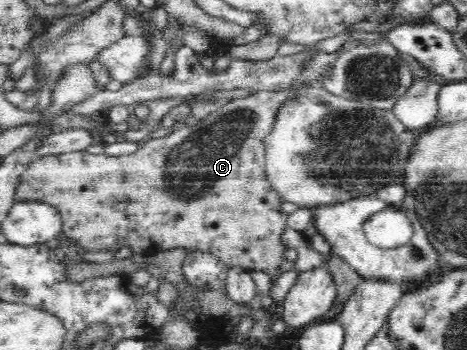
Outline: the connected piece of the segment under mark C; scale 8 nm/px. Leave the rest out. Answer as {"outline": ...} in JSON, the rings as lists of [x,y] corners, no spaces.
{"outline":[[[331,62],[318,76],[312,80],[299,84],[296,88],[289,86],[285,89],[278,90],[259,90],[253,91],[251,95],[245,98],[237,98],[225,104],[217,111],[203,117],[198,123],[193,125],[183,124],[173,129],[172,133],[161,138],[147,138],[139,143],[139,147],[135,153],[129,155],[121,155],[120,157],[108,157],[105,154],[91,154],[86,150],[79,150],[75,152],[65,152],[60,154],[49,154],[45,157],[40,157],[34,160],[21,177],[20,185],[16,192],[16,201],[19,204],[27,204],[28,202],[41,202],[57,209],[58,214],[63,218],[62,237],[68,239],[76,239],[80,245],[85,249],[91,251],[115,251],[123,247],[128,247],[132,253],[148,252],[151,246],[157,246],[160,250],[175,250],[183,248],[185,250],[199,249],[200,251],[211,252],[221,261],[227,265],[237,265],[247,267],[250,271],[259,271],[265,273],[269,279],[269,289],[275,289],[279,279],[283,277],[283,273],[288,270],[290,262],[287,262],[287,247],[282,243],[283,233],[287,229],[287,216],[282,213],[280,205],[282,204],[281,198],[277,193],[273,192],[270,182],[266,179],[264,169],[264,156],[266,149],[264,147],[265,137],[275,129],[277,123],[277,113],[289,104],[289,101],[296,100],[297,97],[307,91],[309,88],[322,89],[322,84],[329,79],[331,71],[333,71],[335,64]]]}

